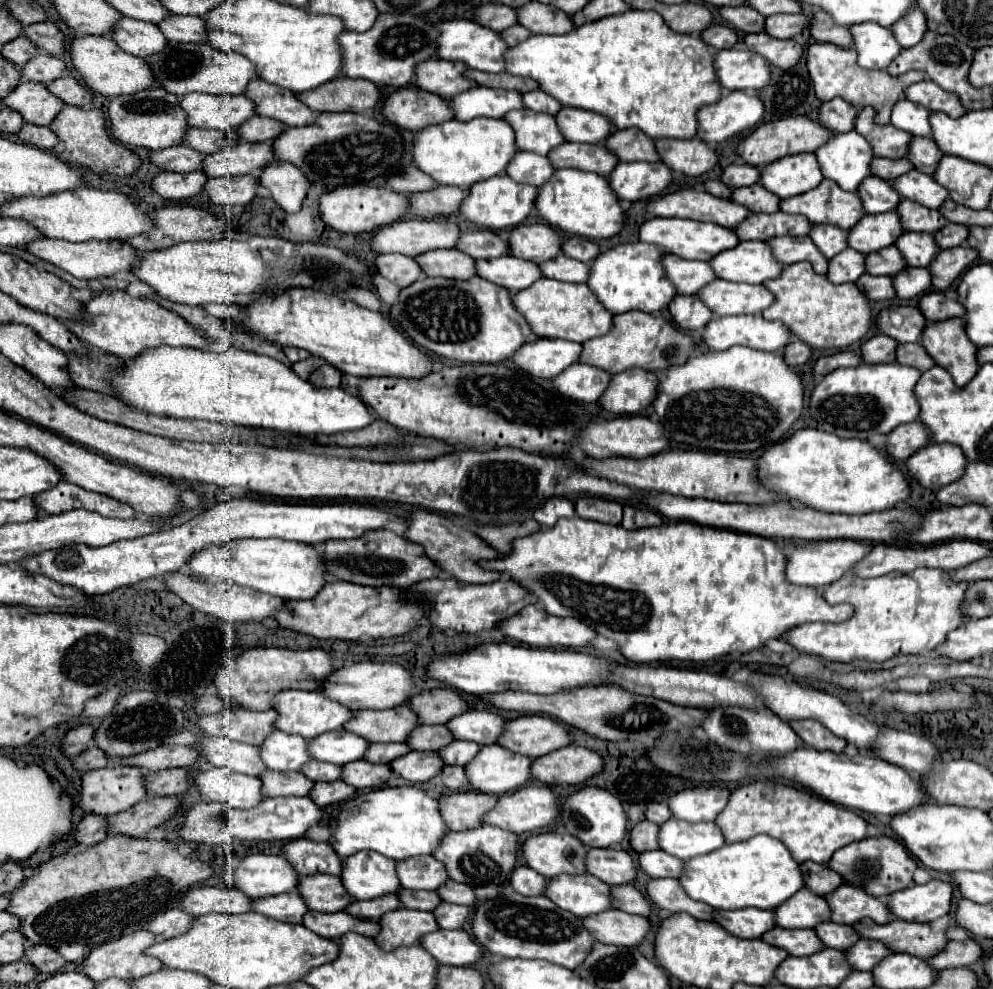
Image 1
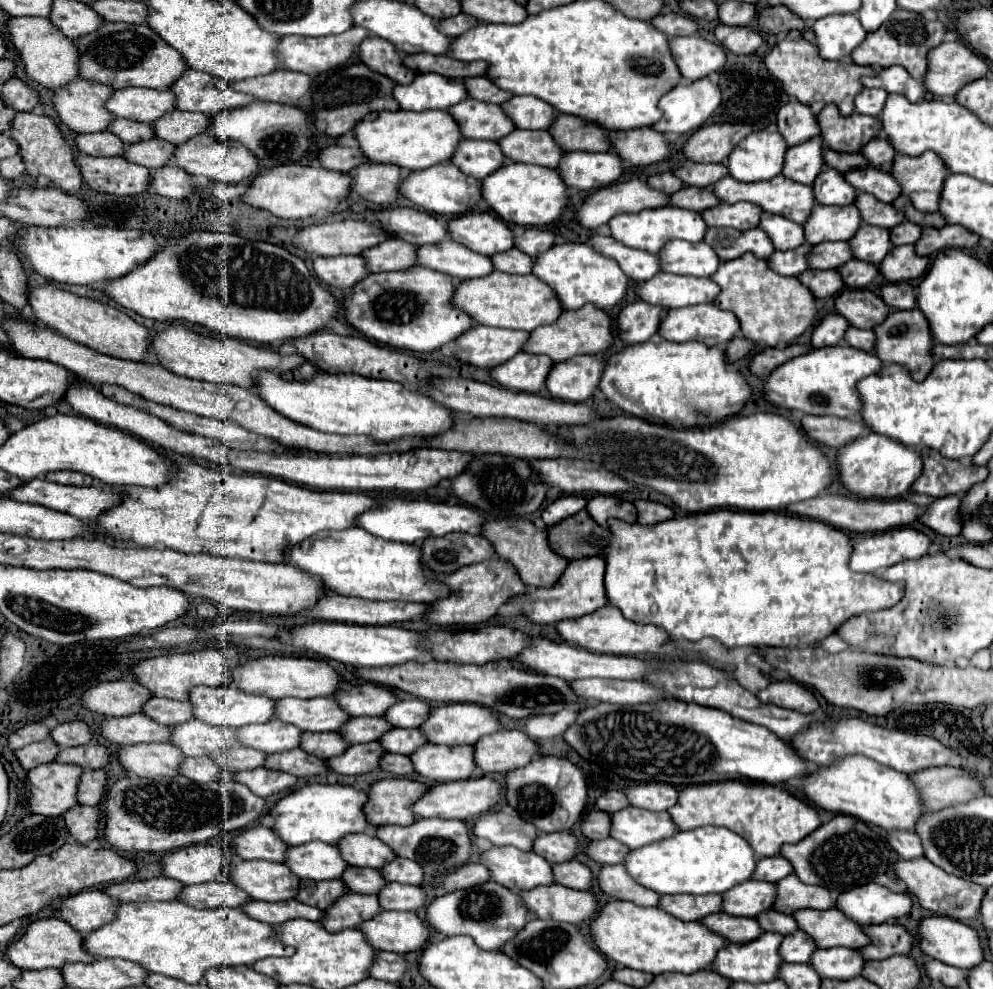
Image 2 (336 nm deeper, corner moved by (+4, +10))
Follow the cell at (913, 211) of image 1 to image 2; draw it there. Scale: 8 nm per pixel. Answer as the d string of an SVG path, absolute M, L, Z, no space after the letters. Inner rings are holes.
M859 192L853 204L857 206L863 224L893 228L893 226L905 222L901 212L897 212L891 204L881 204L877 198L873 198L873 196L865 194L865 192Z

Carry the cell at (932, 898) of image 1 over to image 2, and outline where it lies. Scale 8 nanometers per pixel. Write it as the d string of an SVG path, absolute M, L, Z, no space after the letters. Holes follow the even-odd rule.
M875 882L851 888L841 892L835 902L837 910L843 912L849 920L869 926L869 924L883 924L899 918L911 910L911 896L901 892L895 894L885 886Z

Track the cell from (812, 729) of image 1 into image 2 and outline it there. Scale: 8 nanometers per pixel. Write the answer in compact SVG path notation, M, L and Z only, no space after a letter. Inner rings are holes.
M771 682L767 688L757 692L757 698L765 704L775 704L801 714L811 714L819 708L815 696L797 682Z

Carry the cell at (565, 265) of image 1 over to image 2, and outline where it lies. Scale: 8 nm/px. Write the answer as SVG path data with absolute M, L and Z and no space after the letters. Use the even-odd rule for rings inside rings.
M515 248L493 254L493 268L499 272L507 272L507 274L529 274L533 268L533 258L525 256L523 252L517 252Z

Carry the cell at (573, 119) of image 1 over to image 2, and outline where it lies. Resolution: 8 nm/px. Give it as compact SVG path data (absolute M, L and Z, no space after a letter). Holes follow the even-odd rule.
M513 96L505 104L501 104L503 112L511 118L515 128L529 128L529 130L545 130L557 110L533 96Z

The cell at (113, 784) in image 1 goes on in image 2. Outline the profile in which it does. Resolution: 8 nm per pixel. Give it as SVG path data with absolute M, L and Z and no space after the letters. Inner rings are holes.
M49 762L49 764L41 764L37 768L31 768L27 772L27 778L23 782L25 790L29 792L27 796L27 810L31 814L39 814L39 816L61 816L65 810L77 806L75 800L75 790L77 790L77 780L81 776L81 768L73 766L73 764L57 764L57 762Z

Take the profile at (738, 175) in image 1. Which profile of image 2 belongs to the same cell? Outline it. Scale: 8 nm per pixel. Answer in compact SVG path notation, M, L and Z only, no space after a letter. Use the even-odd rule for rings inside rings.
M683 164L673 172L685 186L697 186L697 188L709 188L717 180L721 180L725 172L725 164Z

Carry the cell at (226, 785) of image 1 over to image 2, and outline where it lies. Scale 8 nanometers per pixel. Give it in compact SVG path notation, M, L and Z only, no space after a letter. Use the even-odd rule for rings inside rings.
M161 742L119 746L115 752L115 758L125 772L137 774L141 778L179 776L177 764L183 760L177 748Z

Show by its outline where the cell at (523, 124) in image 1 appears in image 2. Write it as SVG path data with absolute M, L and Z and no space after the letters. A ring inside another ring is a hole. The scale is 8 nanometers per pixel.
M465 98L461 100L461 104L447 108L447 112L459 124L463 138L497 142L499 138L515 130L513 122L505 116L501 106L497 104L485 104L473 98Z

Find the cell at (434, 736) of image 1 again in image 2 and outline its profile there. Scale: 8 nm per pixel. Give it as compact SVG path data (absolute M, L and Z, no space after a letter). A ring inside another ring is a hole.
M349 718L339 734L341 738L347 742L347 744L359 744L359 742L373 742L373 740L379 740L379 736L385 732L385 730L391 730L393 726L391 724L385 724L383 718Z

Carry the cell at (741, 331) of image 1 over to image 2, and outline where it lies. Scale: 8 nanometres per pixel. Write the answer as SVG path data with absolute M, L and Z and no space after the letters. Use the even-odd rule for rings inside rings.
M697 304L667 310L657 332L669 342L697 340L707 346L723 348L739 332L739 322L731 312L725 312L715 304Z

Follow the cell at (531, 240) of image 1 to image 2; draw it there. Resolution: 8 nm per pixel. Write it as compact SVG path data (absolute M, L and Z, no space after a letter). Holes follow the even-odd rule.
M465 212L449 220L447 232L451 240L483 256L493 256L513 248L511 230L491 212Z

